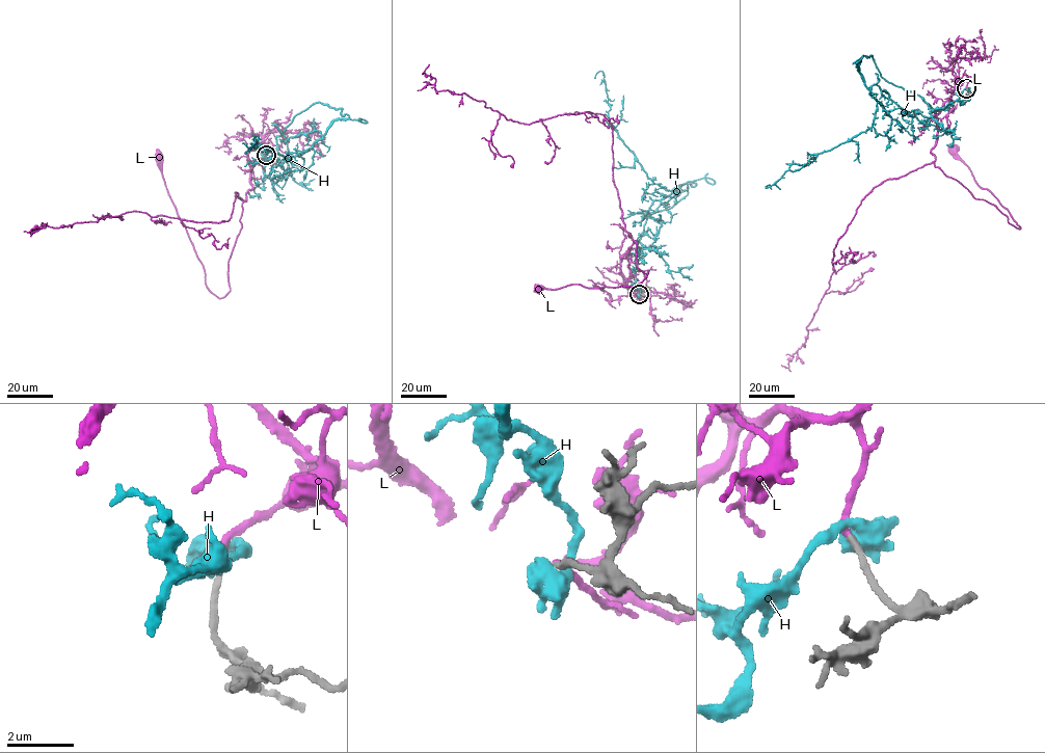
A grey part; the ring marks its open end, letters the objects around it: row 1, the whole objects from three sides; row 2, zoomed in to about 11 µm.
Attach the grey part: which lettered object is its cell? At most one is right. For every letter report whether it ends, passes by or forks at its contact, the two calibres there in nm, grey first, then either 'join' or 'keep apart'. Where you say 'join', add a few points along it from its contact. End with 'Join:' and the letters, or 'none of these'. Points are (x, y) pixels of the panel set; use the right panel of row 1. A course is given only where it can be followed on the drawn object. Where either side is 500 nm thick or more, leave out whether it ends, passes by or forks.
H: calibres 190 and 550 nm; keep apart
L: it ends; calibres 180 and 190 nm; join; course (966, 88), (965, 81), (959, 81), (935, 116), (935, 166), (1019, 229), (953, 149)
Join: L

